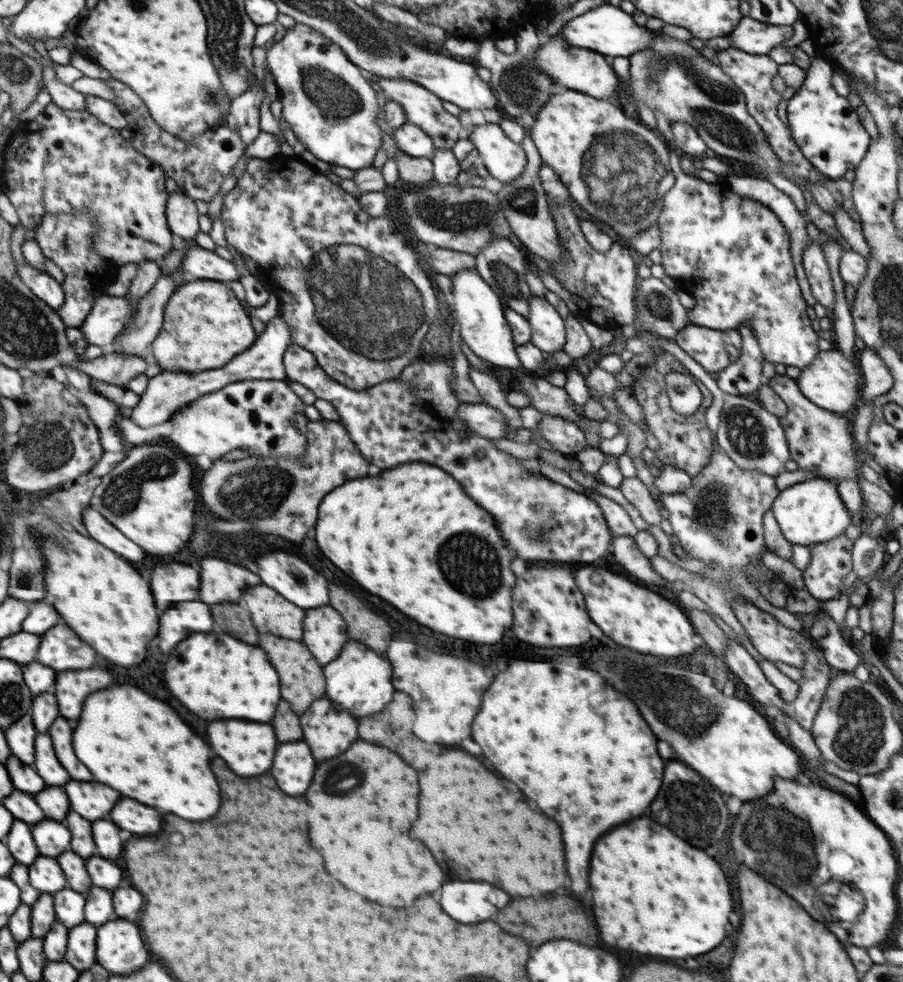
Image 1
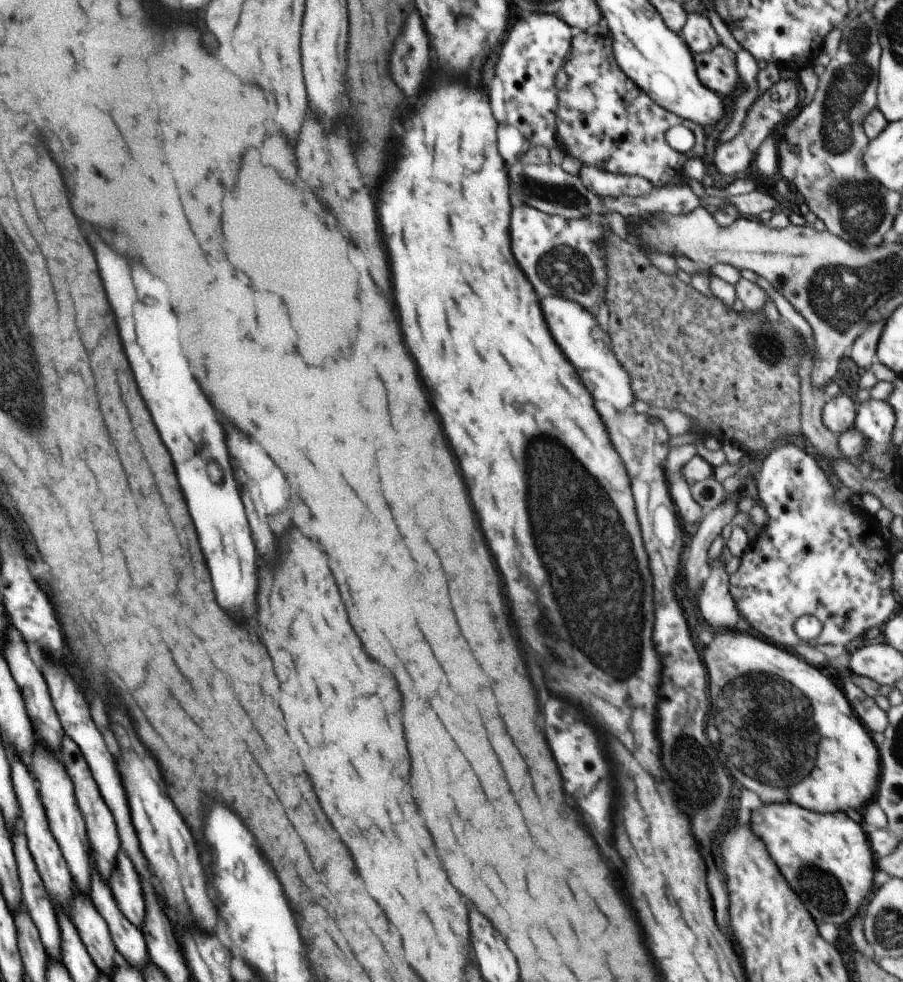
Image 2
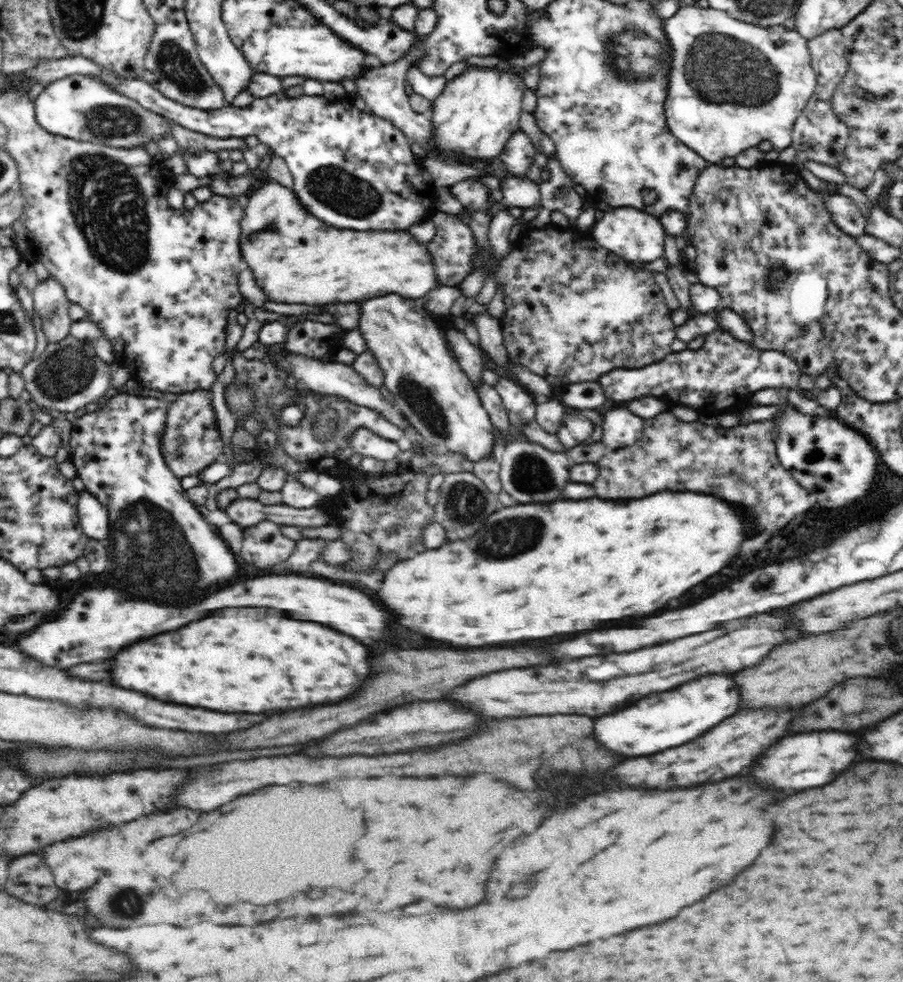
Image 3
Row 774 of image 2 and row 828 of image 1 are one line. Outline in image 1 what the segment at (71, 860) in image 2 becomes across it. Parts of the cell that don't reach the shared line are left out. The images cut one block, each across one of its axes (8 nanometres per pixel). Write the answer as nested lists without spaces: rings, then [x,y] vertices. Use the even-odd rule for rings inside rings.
[[[44,820],[32,826],[32,838],[40,855],[57,858],[71,848],[70,832],[56,820]]]

